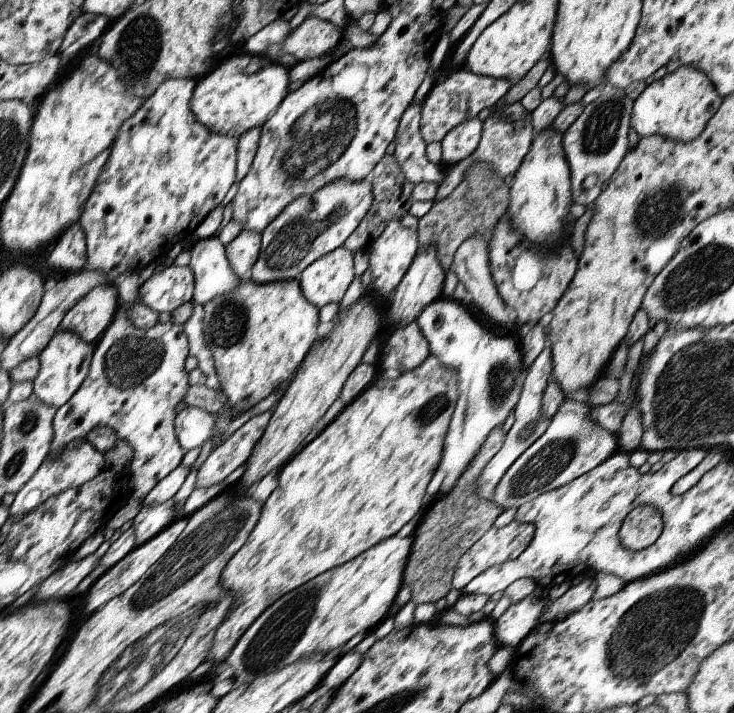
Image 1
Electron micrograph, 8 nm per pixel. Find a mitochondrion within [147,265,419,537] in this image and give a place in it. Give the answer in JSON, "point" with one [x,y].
{"point":[230,319]}

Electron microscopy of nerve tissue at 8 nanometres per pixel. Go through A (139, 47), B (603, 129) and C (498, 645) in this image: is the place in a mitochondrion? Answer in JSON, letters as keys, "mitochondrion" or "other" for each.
{"A":"mitochondrion","B":"mitochondrion","C":"other"}

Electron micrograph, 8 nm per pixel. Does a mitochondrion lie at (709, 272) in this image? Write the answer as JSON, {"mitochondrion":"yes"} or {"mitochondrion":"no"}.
{"mitochondrion":"yes"}

